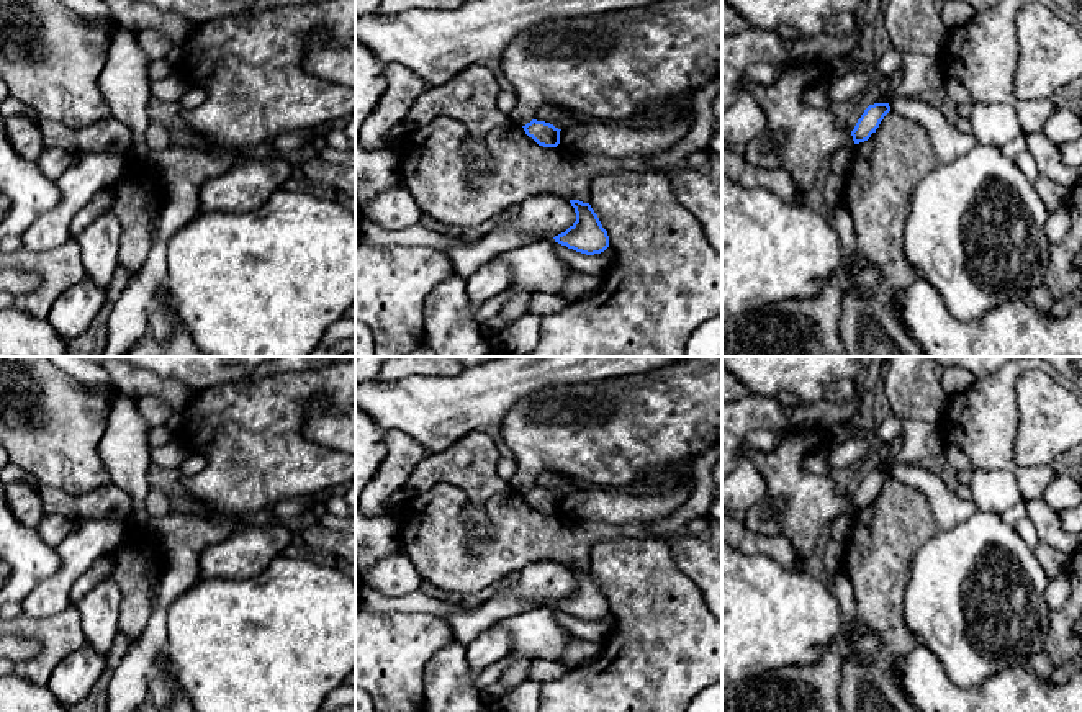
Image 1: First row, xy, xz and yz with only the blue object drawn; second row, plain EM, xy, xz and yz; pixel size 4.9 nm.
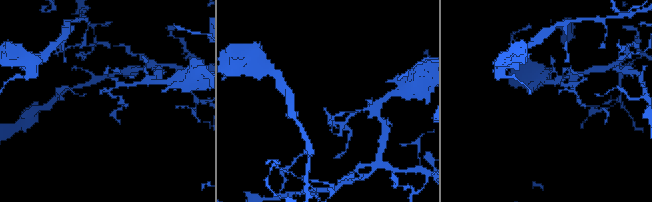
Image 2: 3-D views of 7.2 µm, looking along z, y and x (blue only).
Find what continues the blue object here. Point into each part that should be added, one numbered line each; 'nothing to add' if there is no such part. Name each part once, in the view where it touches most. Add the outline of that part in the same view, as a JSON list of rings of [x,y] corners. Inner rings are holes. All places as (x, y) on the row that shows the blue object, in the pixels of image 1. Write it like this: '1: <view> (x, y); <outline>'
nothing to add

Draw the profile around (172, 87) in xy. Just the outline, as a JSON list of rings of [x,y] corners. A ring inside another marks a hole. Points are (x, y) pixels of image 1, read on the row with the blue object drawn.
[[[174,70],[167,77],[151,82],[149,90],[152,98],[172,103],[178,101],[192,87],[187,77]]]

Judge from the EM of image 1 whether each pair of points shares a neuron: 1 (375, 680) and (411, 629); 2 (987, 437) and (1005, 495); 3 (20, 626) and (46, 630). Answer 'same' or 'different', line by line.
1: same
2: different
3: same

